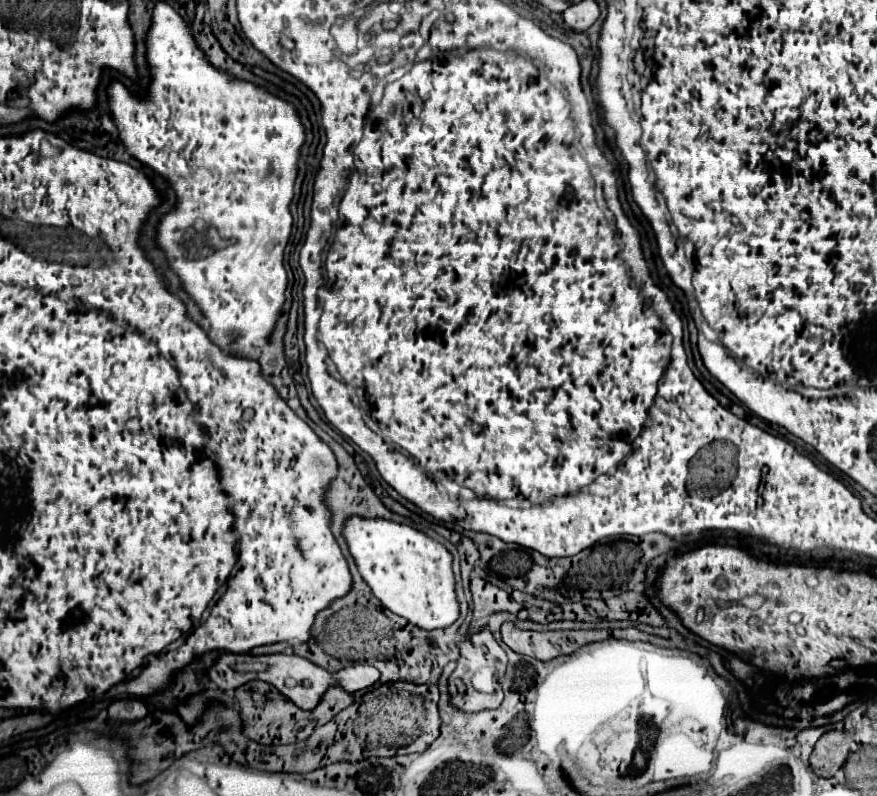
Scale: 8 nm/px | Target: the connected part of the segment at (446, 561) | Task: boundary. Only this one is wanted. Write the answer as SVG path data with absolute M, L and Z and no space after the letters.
M352 516L344 526L346 544L374 596L418 628L446 628L458 618L450 552L426 534L384 518Z

